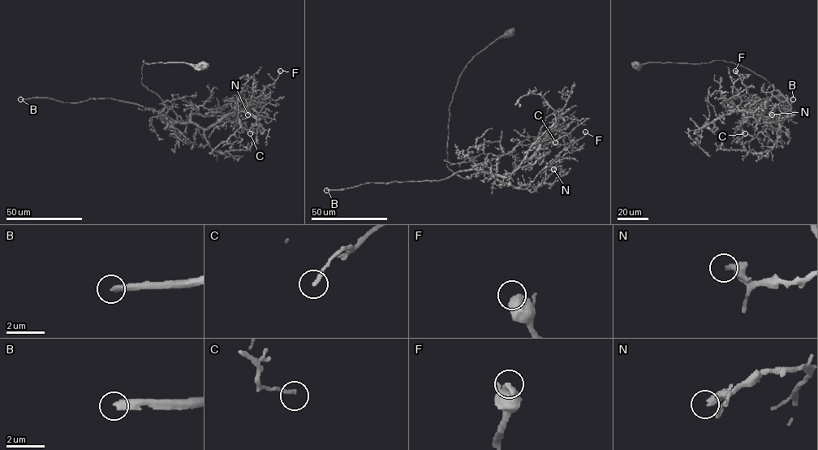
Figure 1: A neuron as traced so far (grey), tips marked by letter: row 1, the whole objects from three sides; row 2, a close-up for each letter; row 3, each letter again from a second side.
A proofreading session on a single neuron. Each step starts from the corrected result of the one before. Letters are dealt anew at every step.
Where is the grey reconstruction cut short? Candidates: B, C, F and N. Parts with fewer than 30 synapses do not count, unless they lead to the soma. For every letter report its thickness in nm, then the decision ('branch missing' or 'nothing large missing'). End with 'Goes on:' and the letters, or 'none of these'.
B: 340 nm thick; branch missing
C: 190 nm thick; nothing large missing
F: 600 nm thick; nothing large missing
N: 240 nm thick; nothing large missing
Goes on: B

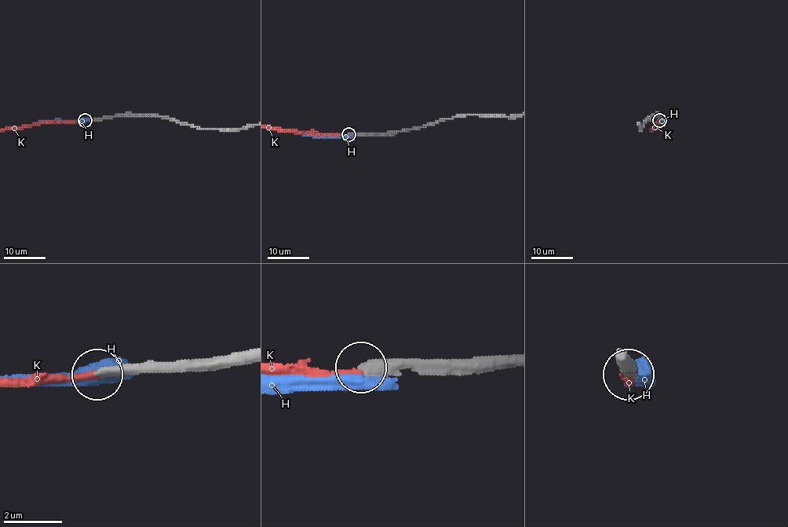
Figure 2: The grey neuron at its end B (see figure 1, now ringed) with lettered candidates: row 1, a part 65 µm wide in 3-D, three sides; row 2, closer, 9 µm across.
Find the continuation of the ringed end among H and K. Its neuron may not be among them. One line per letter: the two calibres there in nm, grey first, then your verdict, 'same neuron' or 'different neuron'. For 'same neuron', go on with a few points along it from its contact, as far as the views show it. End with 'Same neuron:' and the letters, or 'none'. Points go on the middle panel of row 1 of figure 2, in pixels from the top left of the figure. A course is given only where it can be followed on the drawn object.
H: calibres 440 and 700 nm; different neuron
K: calibres 360 and 260 nm; same neuron
Same neuron: K

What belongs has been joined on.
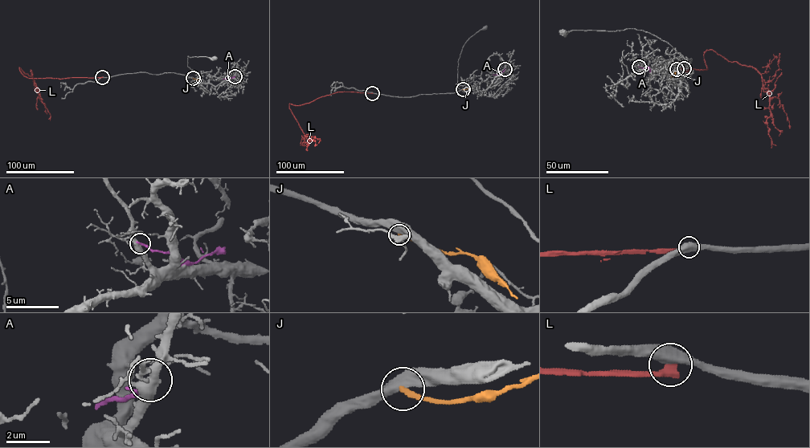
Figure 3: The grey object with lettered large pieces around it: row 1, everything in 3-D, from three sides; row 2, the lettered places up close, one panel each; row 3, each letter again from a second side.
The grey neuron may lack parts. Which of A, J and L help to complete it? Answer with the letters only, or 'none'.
none

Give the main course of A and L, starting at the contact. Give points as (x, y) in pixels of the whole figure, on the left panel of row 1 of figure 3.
A: (235, 76), (222, 79)
L: (102, 77), (28, 78), (19, 67), (32, 77), (42, 102), (51, 116), (48, 119)

